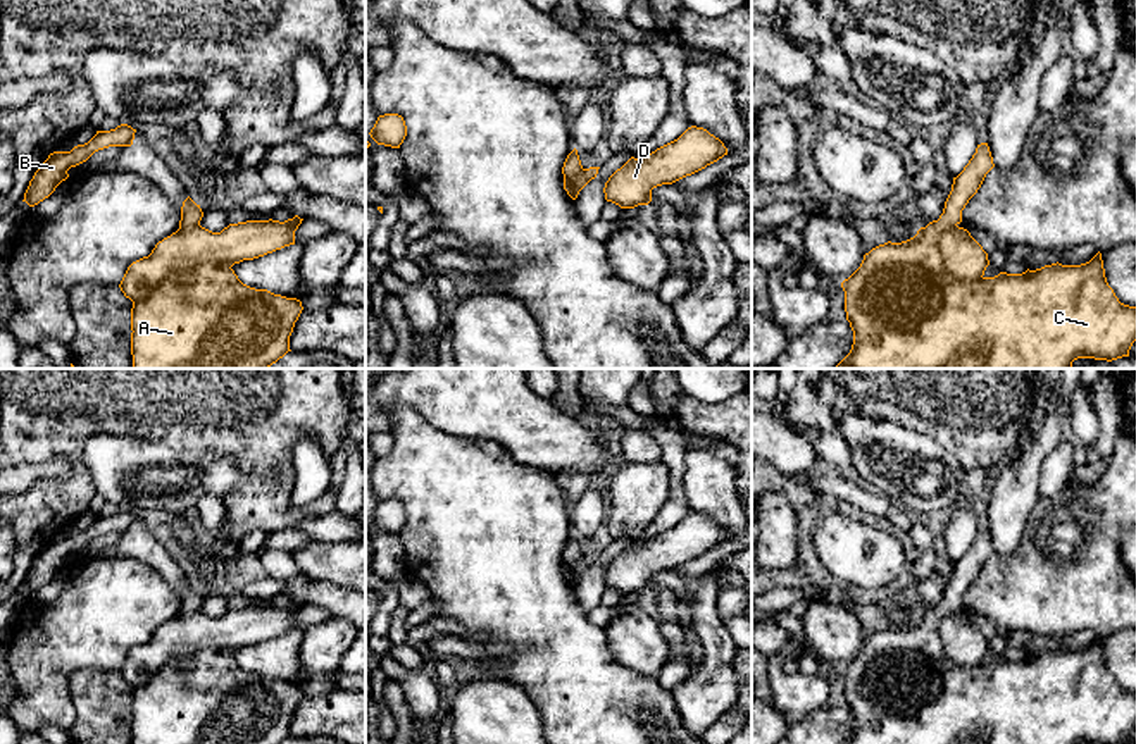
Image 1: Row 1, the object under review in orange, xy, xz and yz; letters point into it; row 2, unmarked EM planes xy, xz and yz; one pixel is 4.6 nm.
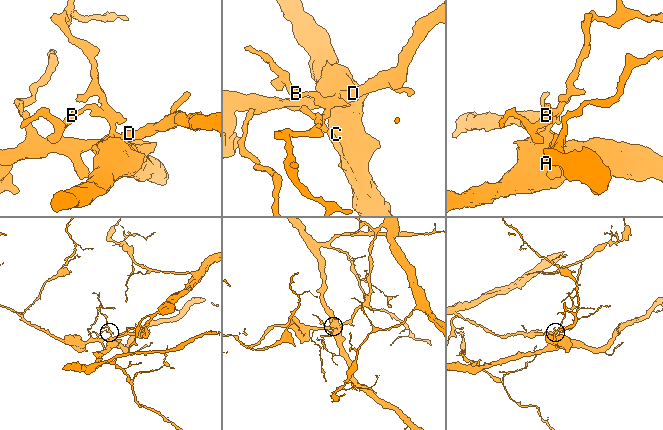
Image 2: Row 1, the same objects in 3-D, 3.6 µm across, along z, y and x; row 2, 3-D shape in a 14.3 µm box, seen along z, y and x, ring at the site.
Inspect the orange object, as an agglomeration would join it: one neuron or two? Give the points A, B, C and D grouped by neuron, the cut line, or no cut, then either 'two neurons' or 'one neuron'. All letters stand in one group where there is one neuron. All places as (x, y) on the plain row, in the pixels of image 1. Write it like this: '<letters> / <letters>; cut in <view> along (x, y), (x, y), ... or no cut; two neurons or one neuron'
A B C / D; cut in xy along (230, 651), (195, 650), (174, 655), (133, 689); two neurons

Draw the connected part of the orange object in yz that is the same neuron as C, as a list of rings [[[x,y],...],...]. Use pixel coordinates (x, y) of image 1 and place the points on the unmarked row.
[[[988,529],[953,563],[952,577],[938,606],[902,629],[884,629],[864,641],[860,653],[841,668],[853,730],[845,744],[1122,744],[1136,727],[1136,692],[1119,687],[1108,672],[1102,639],[1081,651],[1052,649],[1022,660],[1000,658],[977,666],[957,665],[945,651],[939,622],[962,608],[962,596],[995,553]]]

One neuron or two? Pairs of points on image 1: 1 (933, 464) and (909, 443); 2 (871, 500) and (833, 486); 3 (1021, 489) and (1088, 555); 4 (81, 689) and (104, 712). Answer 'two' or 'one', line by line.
1: one
2: one
3: two
4: one

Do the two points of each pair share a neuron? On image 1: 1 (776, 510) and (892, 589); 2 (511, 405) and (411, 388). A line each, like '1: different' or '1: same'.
1: different
2: same

